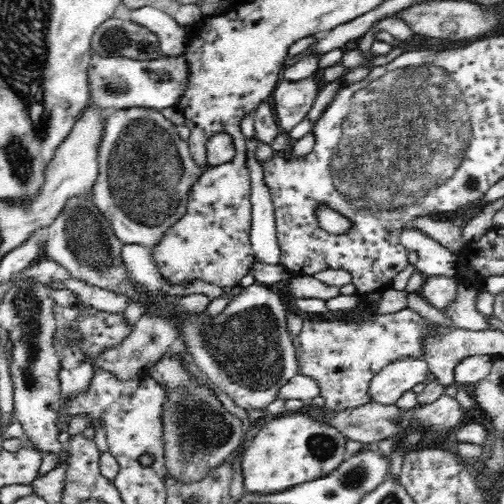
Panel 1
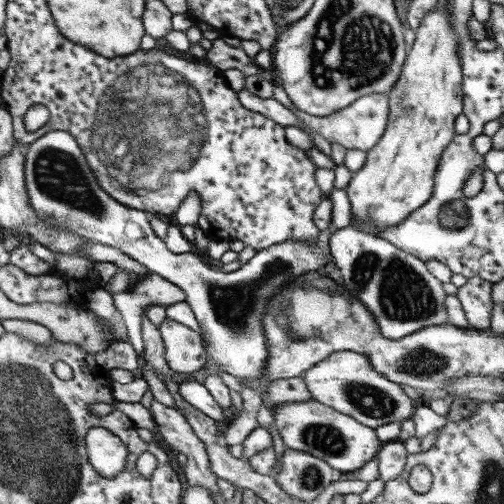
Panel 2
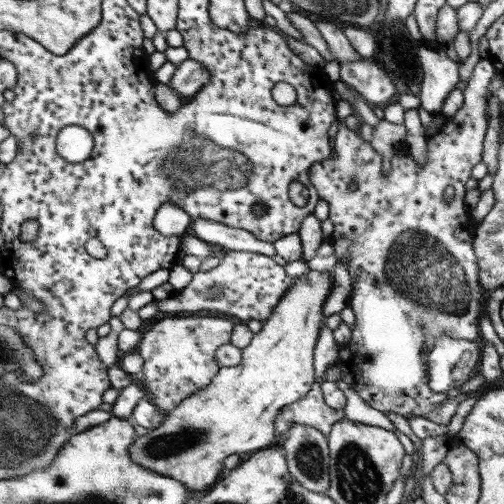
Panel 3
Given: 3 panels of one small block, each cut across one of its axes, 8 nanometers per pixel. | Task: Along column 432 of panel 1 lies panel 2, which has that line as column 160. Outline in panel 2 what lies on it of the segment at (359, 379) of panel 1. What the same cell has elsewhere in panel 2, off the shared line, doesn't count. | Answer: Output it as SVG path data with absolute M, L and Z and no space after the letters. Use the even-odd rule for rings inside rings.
M165 318L159 326L167 366L179 374L195 374L207 364L207 354L195 330Z

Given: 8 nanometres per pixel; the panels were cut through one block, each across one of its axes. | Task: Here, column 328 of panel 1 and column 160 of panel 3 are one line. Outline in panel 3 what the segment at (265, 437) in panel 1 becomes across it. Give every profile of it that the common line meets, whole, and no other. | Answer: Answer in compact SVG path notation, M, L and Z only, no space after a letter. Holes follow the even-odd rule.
M307 270L303 276L299 276L293 282L293 286L285 290L281 300L273 308L271 316L263 322L261 330L253 334L249 346L241 350L241 362L237 366L221 368L207 386L203 386L189 398L181 400L171 412L167 412L161 426L157 426L155 430L147 430L147 434L141 438L133 436L133 446L127 448L131 462L145 470L151 470L153 474L161 474L181 482L189 490L189 494L197 496L207 492L207 488L215 484L227 456L253 452L265 446L275 446L277 414L285 406L301 400L317 382L313 368L313 346L319 336L319 330L323 328L321 312L331 290L333 276L329 272Z

